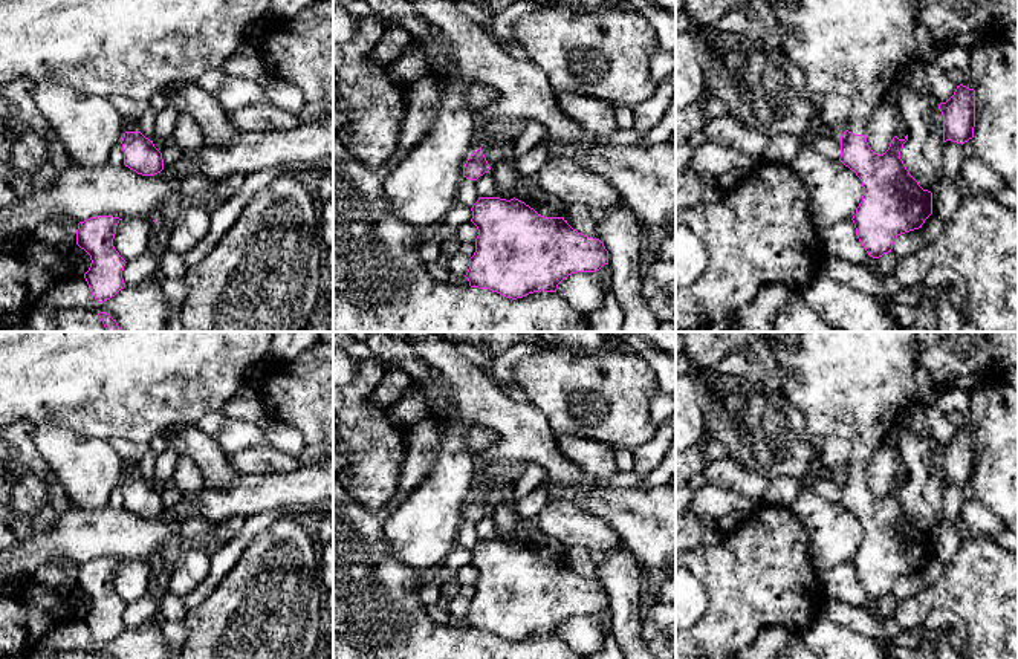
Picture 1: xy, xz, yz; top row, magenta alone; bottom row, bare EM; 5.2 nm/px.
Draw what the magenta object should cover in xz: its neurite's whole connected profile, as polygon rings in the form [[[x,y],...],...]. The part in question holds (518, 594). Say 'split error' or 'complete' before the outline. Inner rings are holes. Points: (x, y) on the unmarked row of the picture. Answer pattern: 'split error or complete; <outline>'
complete; [[[478,540],[471,553],[471,564],[478,572],[475,595],[465,618],[471,630],[517,642],[541,633],[556,635],[569,618],[596,615],[608,607],[608,593],[599,581],[578,575],[564,560],[544,560],[515,540]]]

